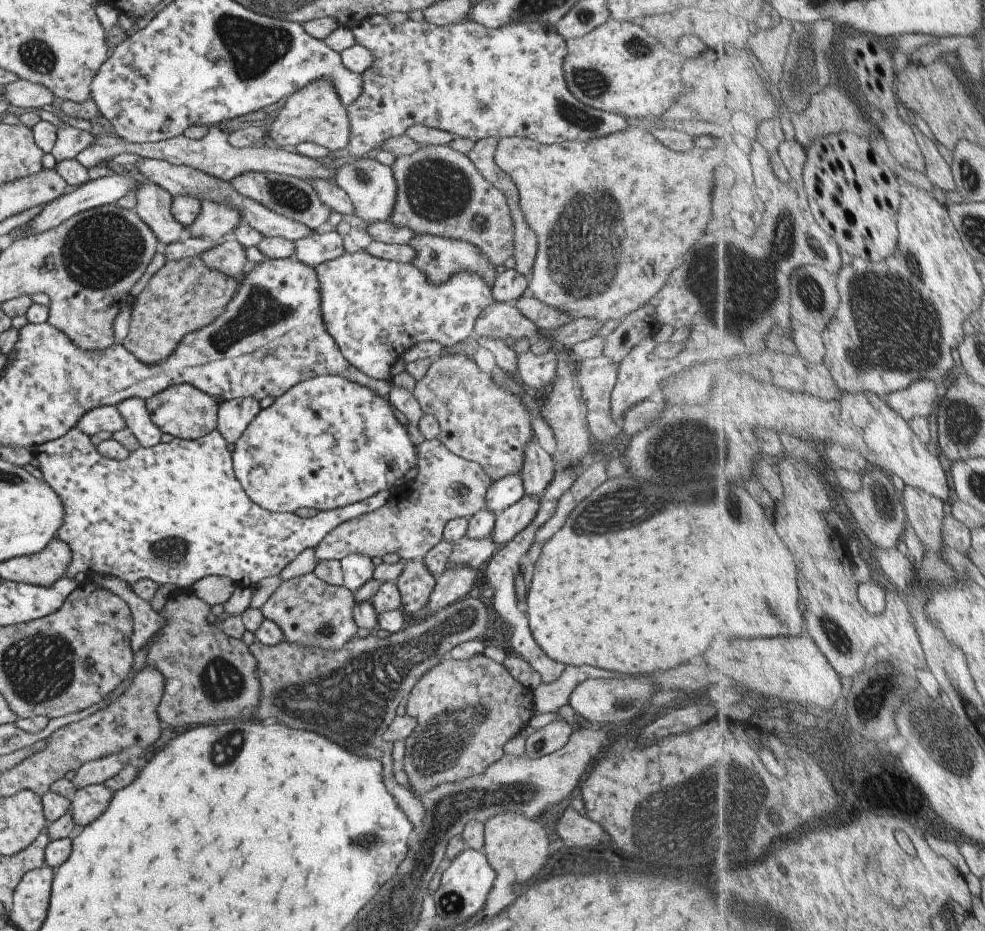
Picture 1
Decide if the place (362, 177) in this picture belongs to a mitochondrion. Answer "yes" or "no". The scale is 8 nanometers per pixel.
yes

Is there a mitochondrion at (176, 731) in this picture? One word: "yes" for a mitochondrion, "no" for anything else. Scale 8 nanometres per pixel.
no

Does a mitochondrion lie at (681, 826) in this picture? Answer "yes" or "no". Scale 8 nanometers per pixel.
yes

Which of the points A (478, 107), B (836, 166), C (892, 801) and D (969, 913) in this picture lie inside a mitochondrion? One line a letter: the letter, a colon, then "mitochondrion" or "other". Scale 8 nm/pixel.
A: mitochondrion
B: other
C: other
D: other

